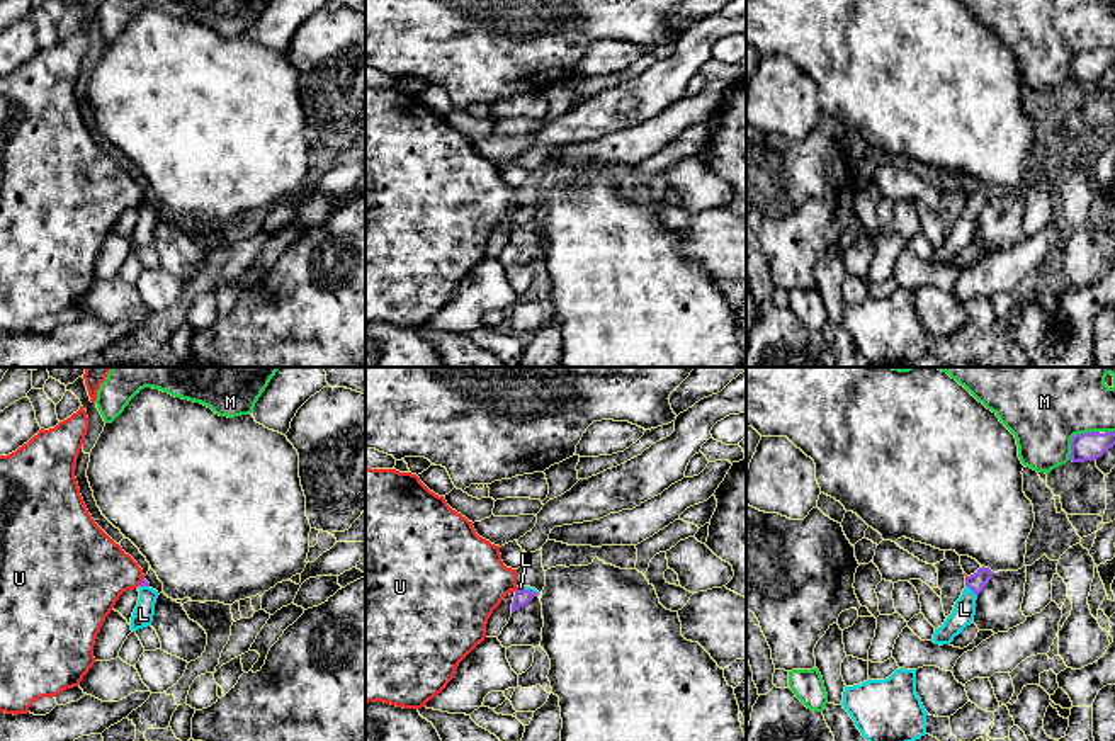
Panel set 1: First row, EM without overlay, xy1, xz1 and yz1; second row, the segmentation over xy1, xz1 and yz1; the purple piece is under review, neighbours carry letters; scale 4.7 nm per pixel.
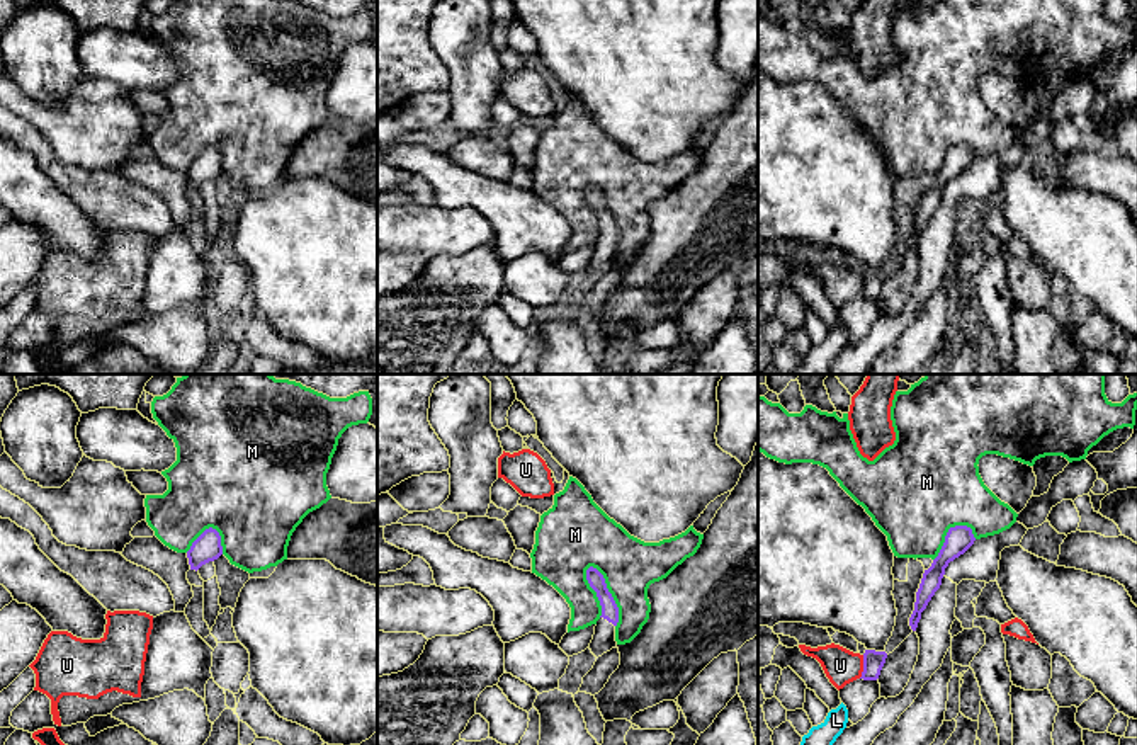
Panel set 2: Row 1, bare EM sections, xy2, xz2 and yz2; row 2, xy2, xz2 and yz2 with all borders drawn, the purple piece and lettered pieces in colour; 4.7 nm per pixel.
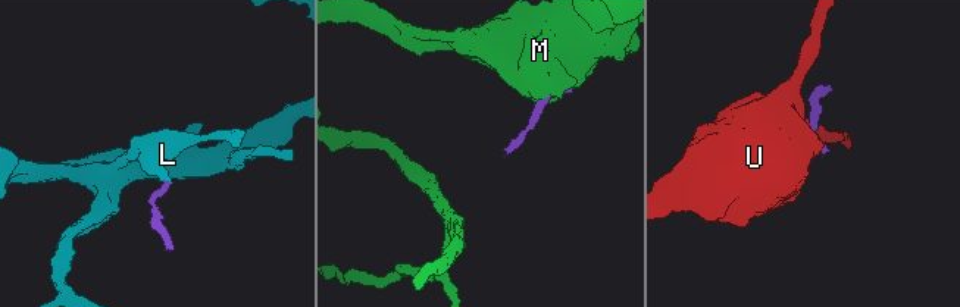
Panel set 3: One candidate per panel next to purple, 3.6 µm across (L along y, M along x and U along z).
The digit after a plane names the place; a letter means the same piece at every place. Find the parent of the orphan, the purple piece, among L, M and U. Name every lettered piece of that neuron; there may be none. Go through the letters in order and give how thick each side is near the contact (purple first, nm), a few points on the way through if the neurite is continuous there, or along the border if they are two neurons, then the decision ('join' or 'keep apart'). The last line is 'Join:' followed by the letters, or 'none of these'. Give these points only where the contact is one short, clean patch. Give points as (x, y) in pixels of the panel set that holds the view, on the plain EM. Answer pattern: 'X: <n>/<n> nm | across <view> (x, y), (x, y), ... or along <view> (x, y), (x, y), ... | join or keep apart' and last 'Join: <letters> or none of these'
L: 90/110 nm | across yz1 (976, 201), (971, 208), (964, 228) | join
M: 80/260 nm | along xz2 (590, 184), (602, 194), (617, 227), (616, 245) | keep apart
U: 100/160 nm | along yz2 (864, 274), (864, 290), (859, 296) | keep apart
Join: L

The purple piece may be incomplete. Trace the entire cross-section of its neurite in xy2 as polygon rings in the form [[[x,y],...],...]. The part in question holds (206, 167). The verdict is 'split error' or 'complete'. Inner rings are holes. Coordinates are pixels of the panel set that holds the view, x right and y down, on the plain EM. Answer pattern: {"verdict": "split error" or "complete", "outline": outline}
{"verdict": "complete", "outline": [[[206,148],[187,170],[190,189],[218,179],[223,173],[221,155],[216,148]]]}

